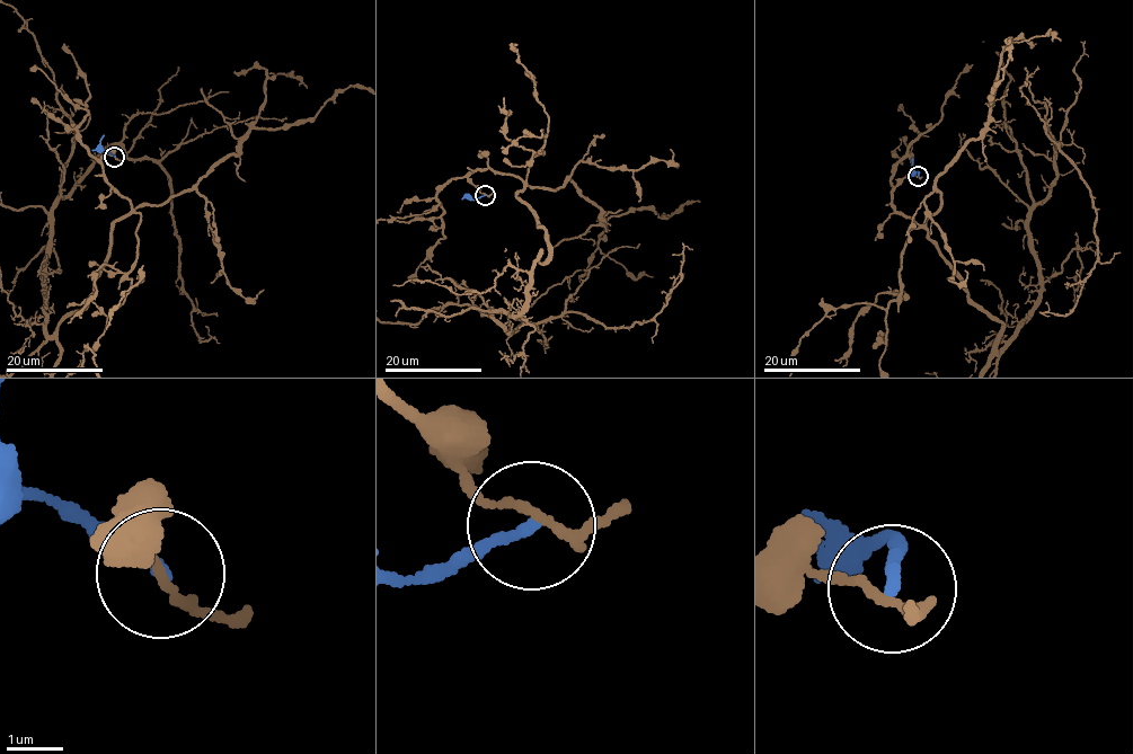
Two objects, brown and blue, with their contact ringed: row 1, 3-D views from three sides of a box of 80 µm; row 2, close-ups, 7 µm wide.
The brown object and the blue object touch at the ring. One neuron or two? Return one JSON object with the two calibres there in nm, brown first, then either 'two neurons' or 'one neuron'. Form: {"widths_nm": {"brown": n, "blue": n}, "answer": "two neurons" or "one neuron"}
{"widths_nm": {"brown": 140, "blue": 200}, "answer": "two neurons"}

